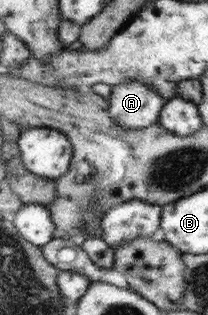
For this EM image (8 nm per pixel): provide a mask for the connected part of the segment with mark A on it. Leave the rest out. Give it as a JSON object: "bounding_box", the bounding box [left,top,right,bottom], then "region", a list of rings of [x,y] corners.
{"bounding_box":[110,81,167,129],"region":[[[130,81],[111,87],[110,114],[129,129],[152,127],[161,118],[167,100],[148,83]]]}

